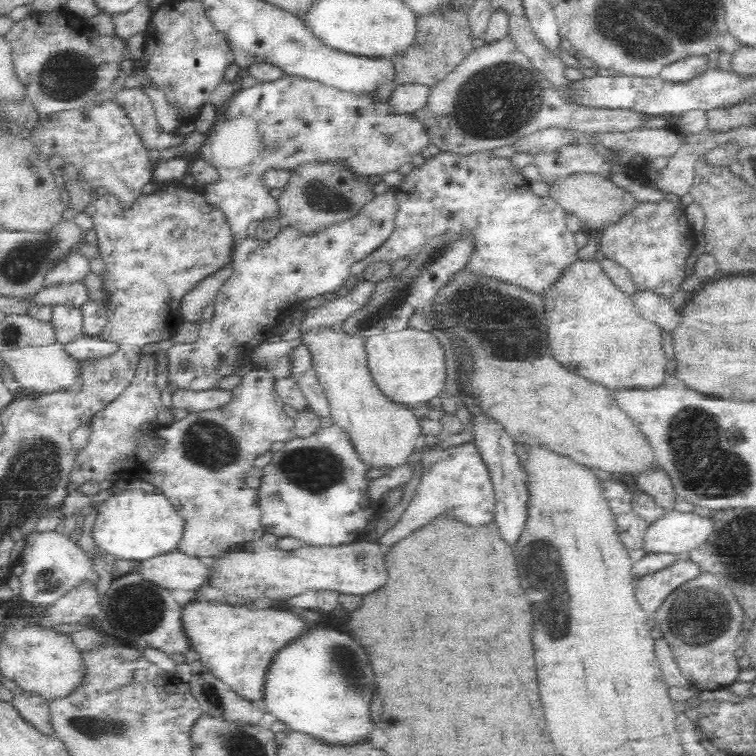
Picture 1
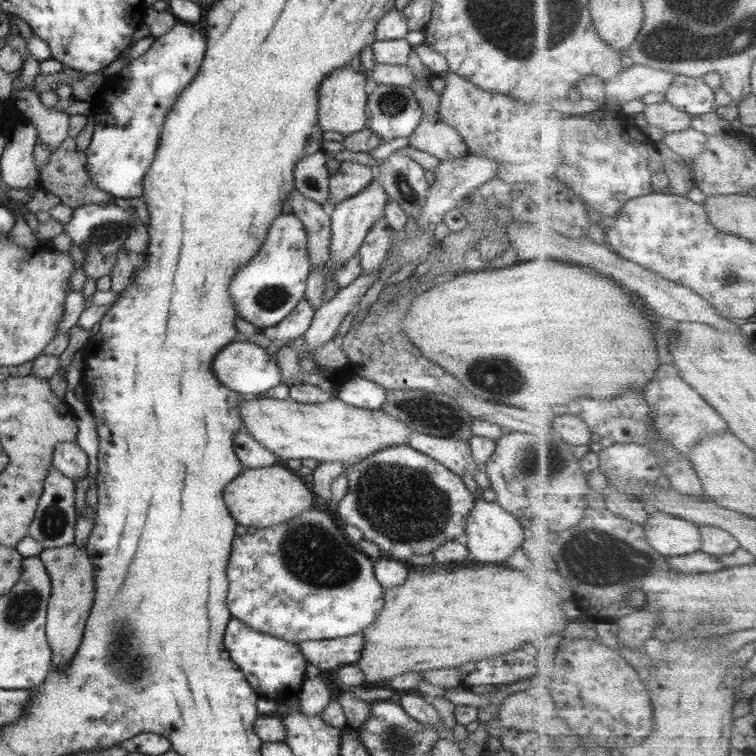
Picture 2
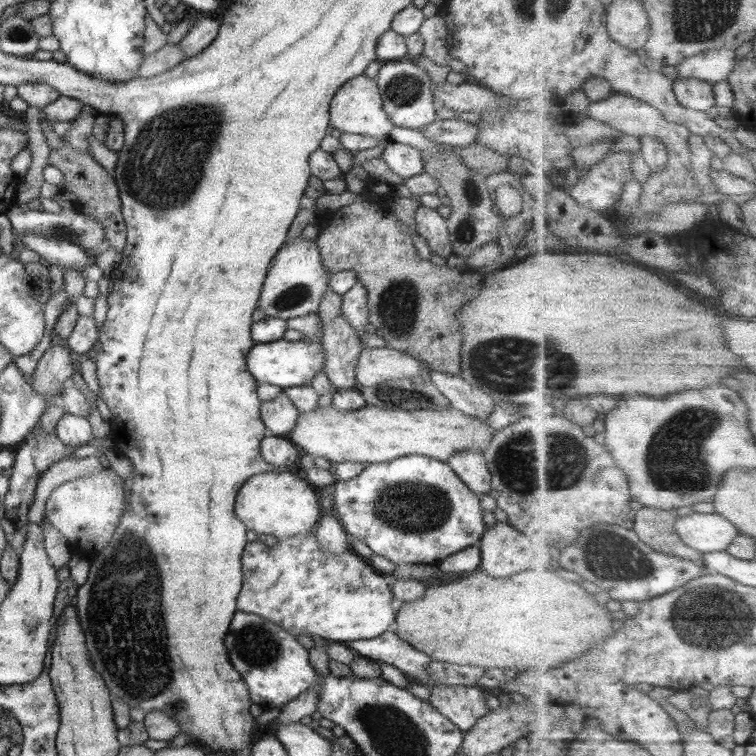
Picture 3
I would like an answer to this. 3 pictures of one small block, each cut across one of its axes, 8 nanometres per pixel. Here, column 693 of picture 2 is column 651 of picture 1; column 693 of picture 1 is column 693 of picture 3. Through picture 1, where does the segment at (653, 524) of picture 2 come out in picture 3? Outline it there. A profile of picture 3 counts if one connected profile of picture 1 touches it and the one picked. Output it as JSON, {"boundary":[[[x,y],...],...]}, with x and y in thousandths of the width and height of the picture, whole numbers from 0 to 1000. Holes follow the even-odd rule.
{"boundary":[[[947,677],[905,683],[894,689],[894,696],[905,717],[914,725],[931,730],[931,734],[963,729],[981,706],[971,690]]]}

